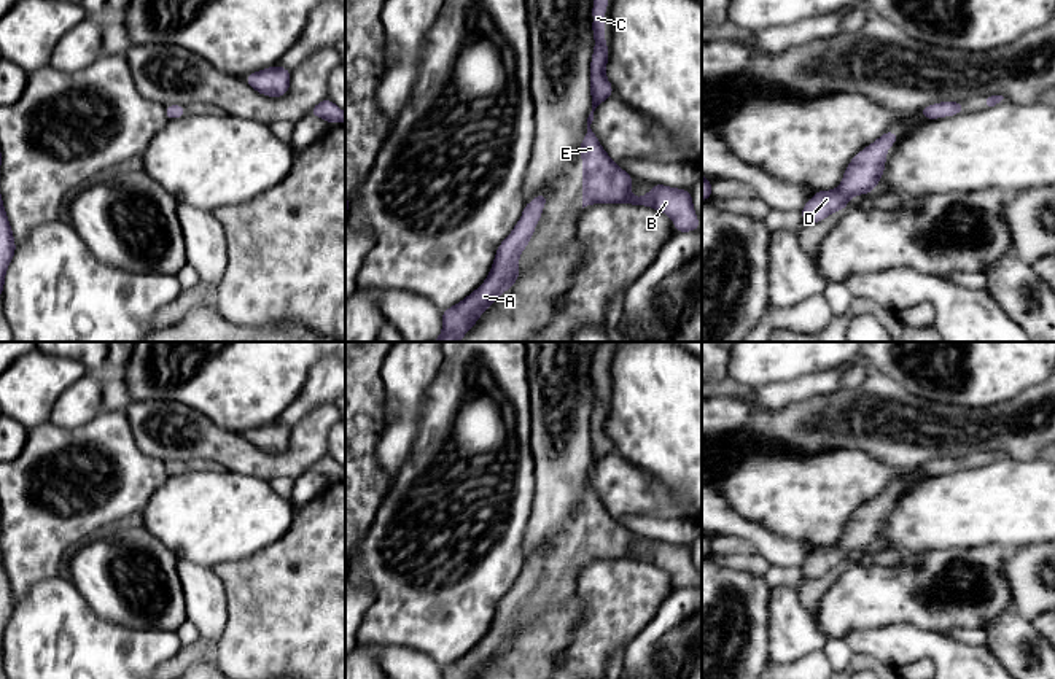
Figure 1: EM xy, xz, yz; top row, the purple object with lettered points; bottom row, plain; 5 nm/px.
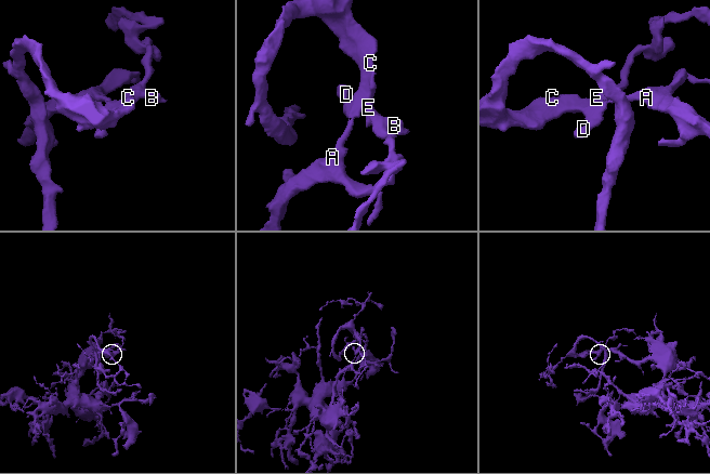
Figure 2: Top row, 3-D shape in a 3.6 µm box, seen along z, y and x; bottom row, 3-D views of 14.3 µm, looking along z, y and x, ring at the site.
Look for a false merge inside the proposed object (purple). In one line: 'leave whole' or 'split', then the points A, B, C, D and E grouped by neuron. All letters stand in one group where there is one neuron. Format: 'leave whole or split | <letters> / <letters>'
leave whole | A B C D E

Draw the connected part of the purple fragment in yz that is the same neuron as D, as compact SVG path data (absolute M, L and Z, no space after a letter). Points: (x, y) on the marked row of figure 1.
M893 130L859 151L847 165L843 180L832 191L818 191L800 210L805 224L813 224L834 211L845 210L848 200L858 194L869 194L880 181L888 148L899 138Z

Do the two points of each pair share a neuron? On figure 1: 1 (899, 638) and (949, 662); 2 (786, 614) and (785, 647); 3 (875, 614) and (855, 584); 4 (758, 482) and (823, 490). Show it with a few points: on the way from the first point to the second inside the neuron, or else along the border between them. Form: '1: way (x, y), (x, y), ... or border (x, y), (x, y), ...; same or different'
1: way (912, 643), (931, 644), (936, 649); same
2: way (786, 622), (786, 640); same
3: way (875, 606), (863, 592); same
4: way (774, 488), (807, 490); same

